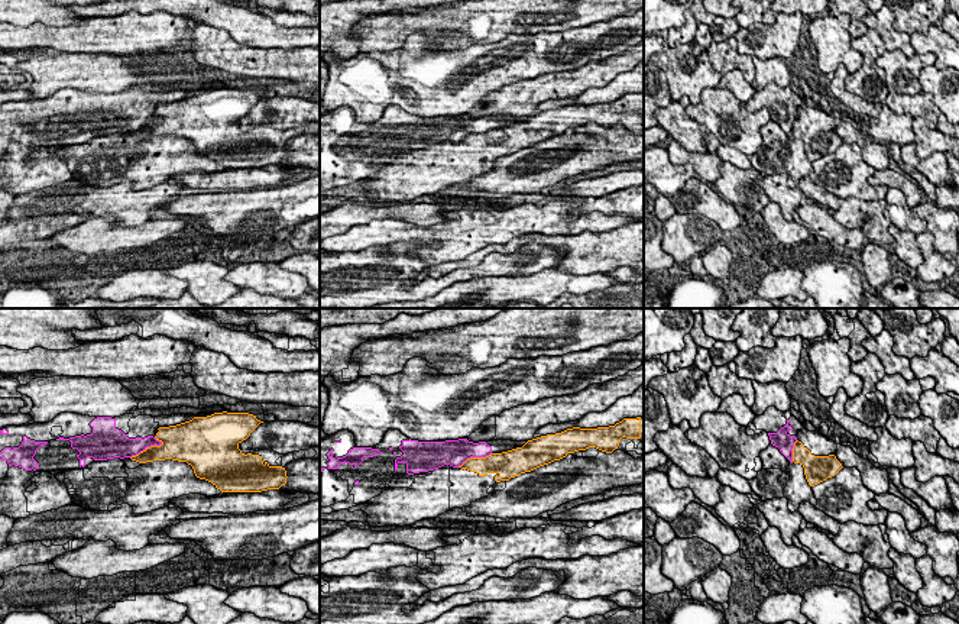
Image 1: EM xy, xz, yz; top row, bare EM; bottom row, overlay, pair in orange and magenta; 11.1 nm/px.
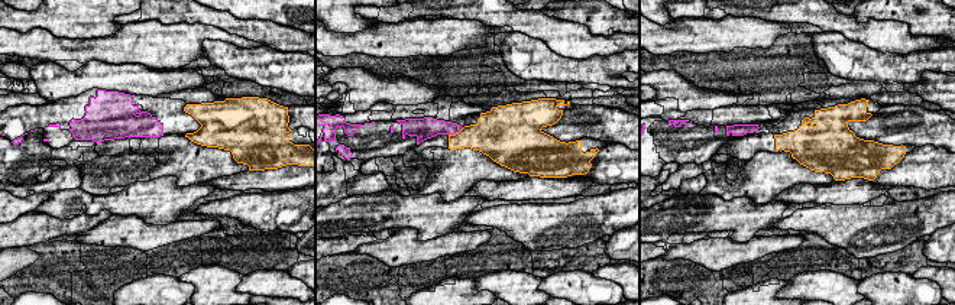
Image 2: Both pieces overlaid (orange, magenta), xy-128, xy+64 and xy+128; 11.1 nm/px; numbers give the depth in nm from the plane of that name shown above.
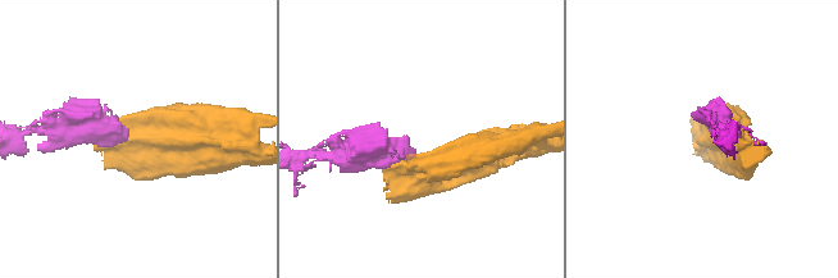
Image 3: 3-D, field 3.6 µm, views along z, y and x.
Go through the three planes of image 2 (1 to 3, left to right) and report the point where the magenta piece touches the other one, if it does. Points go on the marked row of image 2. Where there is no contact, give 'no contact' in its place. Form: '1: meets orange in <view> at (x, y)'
1: no contact
2: meets orange in xy+64 at (456, 133)
3: no contact

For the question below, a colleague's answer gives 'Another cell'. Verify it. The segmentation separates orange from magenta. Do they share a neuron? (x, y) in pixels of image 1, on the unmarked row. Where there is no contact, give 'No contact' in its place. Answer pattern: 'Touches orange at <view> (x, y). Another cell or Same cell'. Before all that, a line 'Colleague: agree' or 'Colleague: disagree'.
Colleague: agree
Touches orange at xy (146, 123). Another cell

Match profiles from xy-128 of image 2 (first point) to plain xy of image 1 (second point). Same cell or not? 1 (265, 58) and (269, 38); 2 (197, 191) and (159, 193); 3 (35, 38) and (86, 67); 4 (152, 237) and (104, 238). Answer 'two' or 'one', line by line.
1: two
2: one
3: two
4: one

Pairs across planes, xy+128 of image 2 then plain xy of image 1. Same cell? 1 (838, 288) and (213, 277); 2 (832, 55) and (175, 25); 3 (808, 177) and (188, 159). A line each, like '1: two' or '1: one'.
1: one
2: two
3: one

